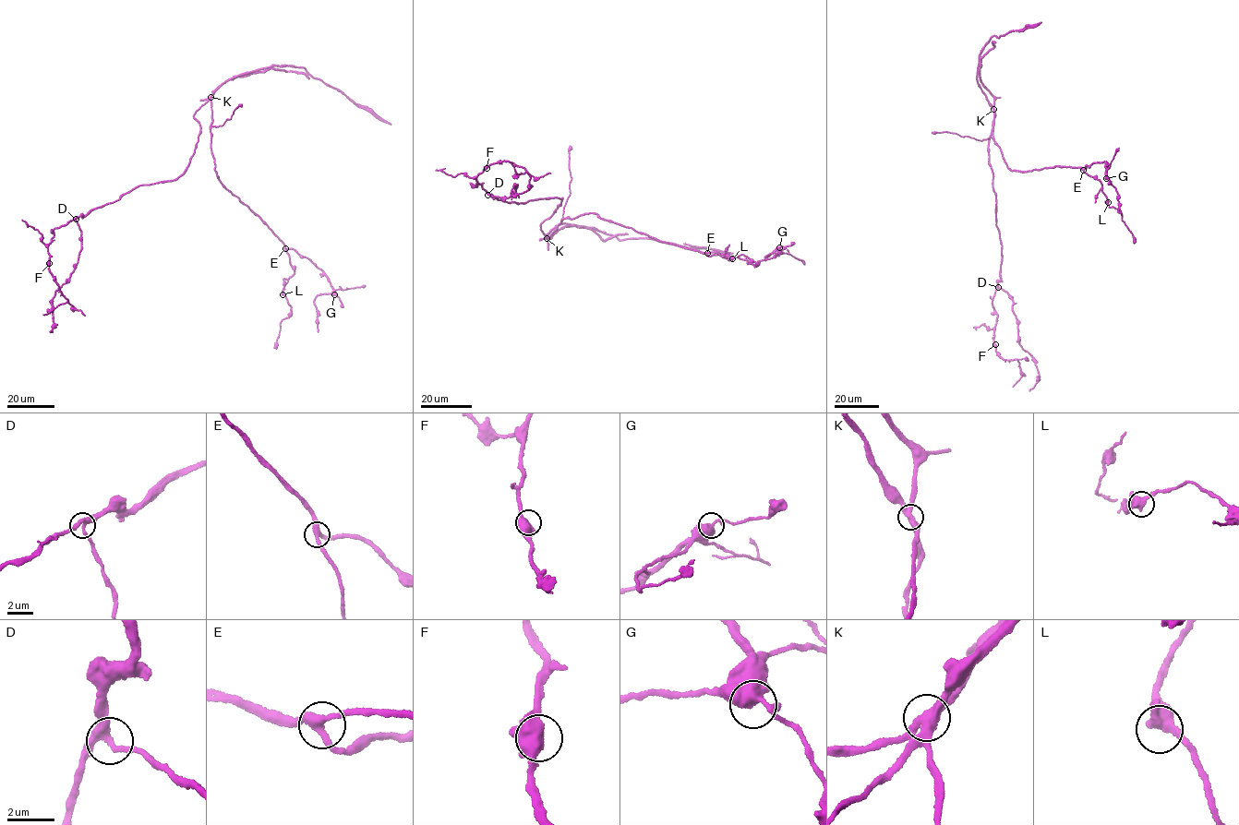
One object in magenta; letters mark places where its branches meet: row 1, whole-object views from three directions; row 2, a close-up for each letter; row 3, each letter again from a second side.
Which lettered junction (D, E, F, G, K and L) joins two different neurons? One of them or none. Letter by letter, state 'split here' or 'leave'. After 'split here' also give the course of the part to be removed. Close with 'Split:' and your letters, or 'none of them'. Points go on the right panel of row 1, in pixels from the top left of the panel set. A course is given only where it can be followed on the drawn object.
D: leave
E: leave
F: leave
G: leave
K: split here; course (993, 109), (992, 96), (980, 78), (980, 69), (981, 58), (993, 48), (993, 41), (995, 42)
L: leave
Split: K

